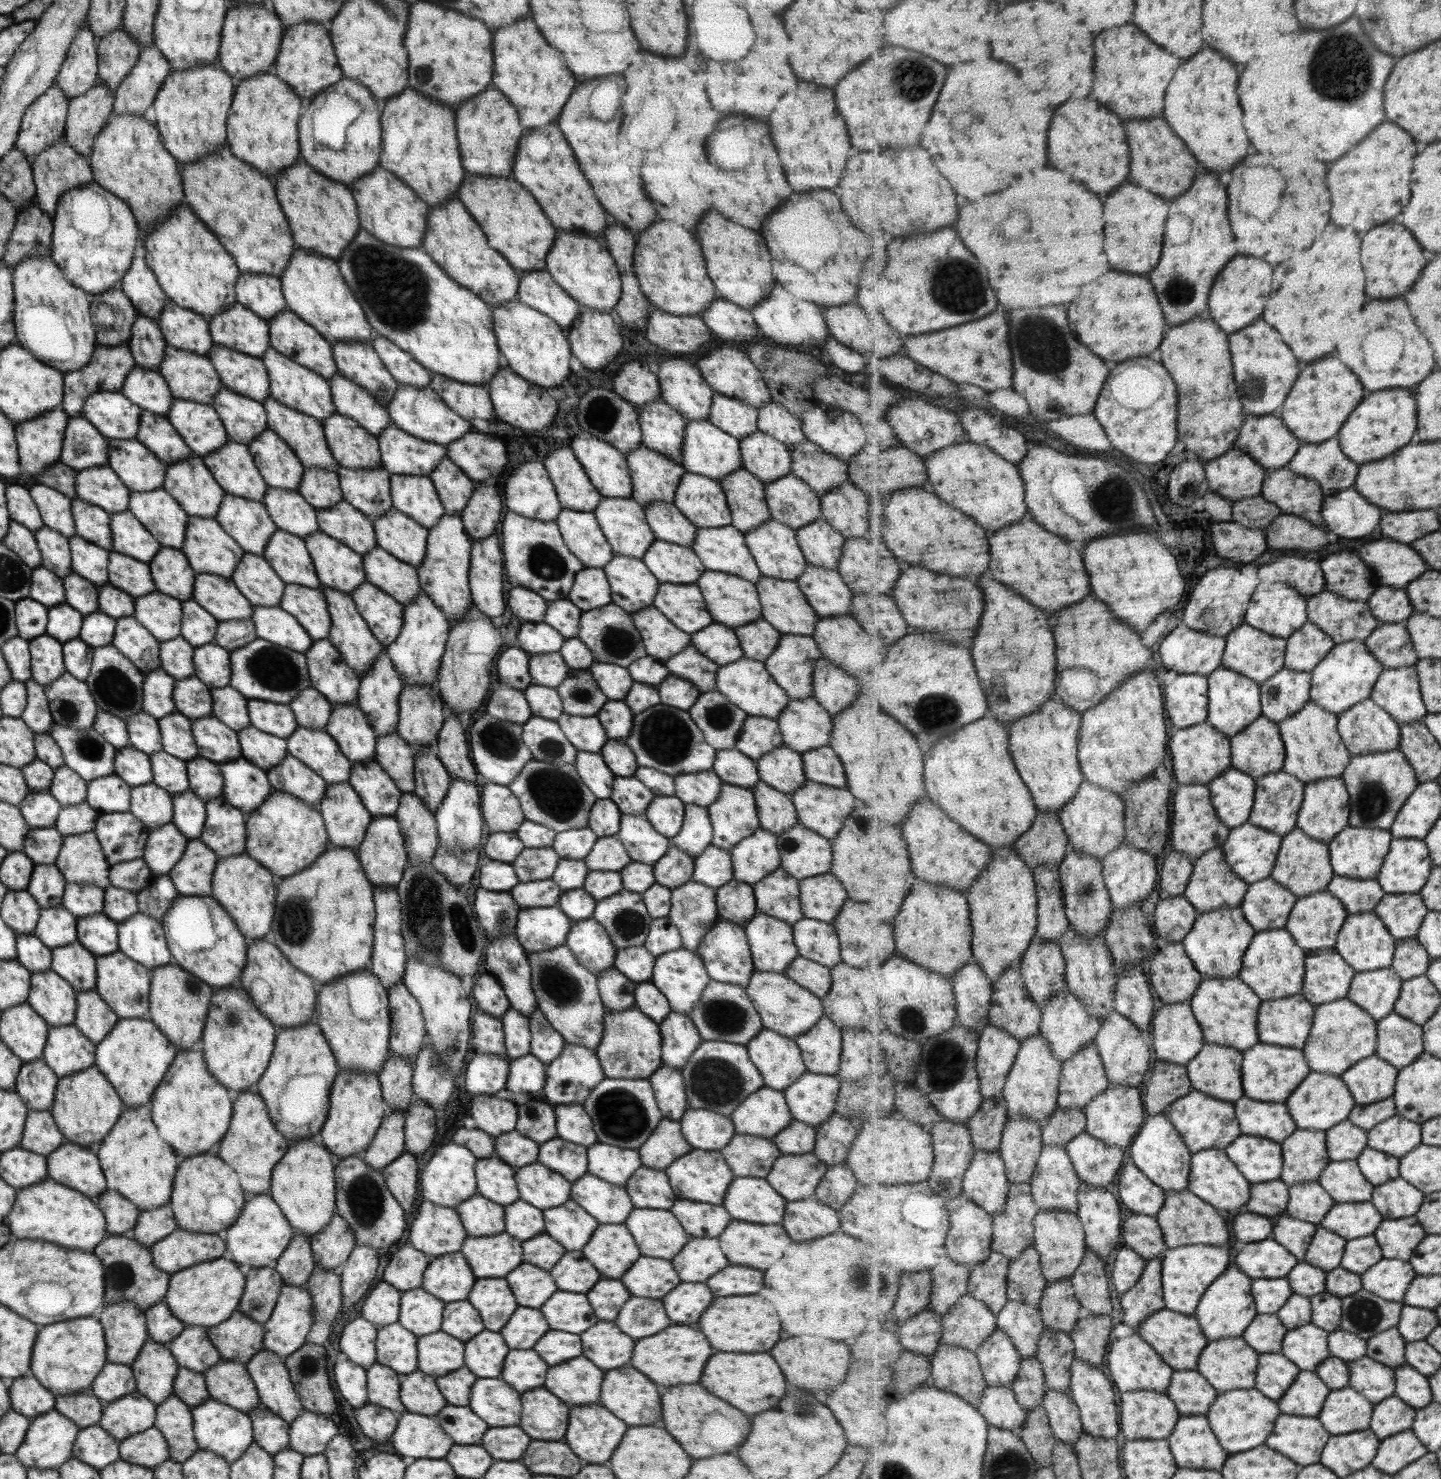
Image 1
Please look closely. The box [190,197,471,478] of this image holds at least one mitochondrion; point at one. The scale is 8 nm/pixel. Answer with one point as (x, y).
(395, 291)

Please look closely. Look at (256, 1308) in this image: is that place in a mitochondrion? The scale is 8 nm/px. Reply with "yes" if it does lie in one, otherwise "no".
yes

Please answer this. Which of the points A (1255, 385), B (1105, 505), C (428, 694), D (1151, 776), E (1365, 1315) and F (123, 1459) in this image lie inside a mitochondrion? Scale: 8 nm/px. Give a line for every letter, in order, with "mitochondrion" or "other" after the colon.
A: mitochondrion
B: mitochondrion
C: other
D: other
E: mitochondrion
F: other

